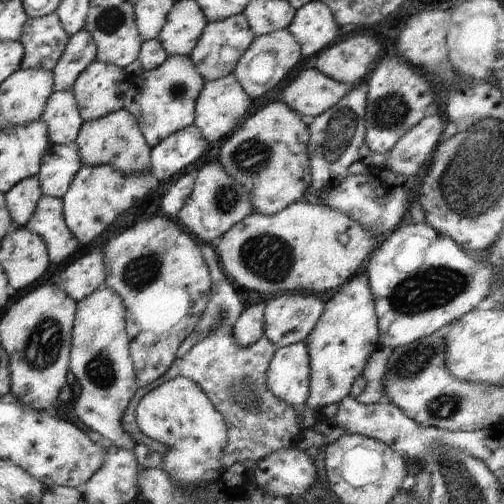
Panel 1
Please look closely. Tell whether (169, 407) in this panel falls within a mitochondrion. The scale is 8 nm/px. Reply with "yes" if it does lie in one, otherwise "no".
no

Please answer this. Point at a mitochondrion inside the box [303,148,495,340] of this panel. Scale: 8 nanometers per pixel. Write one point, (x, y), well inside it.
(431, 288)

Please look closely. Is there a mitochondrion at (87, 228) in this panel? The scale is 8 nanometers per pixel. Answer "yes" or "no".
no

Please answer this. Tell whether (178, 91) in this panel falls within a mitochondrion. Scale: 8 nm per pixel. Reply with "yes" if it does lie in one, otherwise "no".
yes

